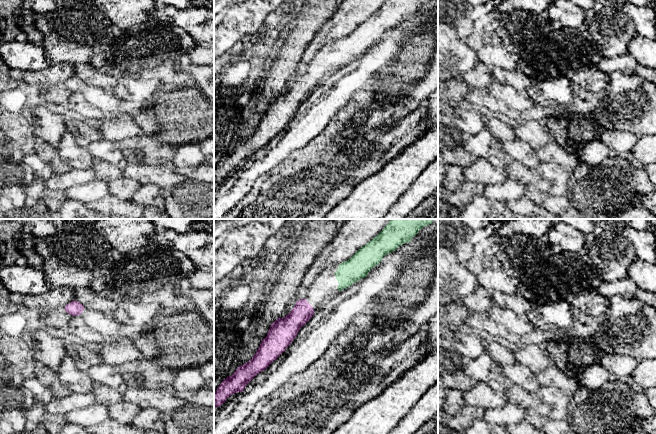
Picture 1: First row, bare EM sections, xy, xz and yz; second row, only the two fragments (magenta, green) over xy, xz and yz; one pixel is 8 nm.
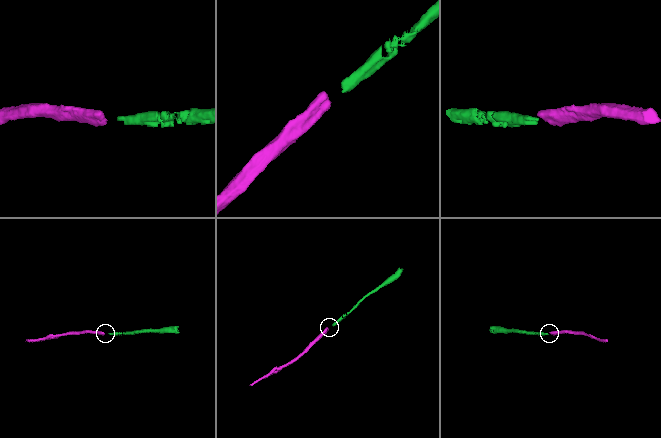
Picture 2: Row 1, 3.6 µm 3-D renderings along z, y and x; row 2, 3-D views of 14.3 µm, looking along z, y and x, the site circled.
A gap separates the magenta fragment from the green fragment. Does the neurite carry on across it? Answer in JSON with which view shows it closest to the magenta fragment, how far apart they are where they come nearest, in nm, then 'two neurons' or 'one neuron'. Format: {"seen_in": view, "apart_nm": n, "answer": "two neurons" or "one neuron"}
{"seen_in": "xz", "apart_nm": 240, "answer": "one neuron"}

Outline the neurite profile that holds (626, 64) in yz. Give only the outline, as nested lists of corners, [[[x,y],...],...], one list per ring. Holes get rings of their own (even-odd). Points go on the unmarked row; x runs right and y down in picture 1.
[[[626,53],[613,58],[604,57],[594,67],[607,75],[618,71],[626,76],[634,76],[635,69],[638,65],[635,59],[629,53]]]

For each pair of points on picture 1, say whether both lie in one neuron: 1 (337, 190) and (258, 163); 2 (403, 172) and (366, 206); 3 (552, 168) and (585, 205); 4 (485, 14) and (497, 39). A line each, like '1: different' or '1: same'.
1: different
2: same
3: different
4: same

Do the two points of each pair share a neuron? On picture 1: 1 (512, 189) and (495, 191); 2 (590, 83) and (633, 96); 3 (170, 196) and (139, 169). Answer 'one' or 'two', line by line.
1: one
2: two
3: two

